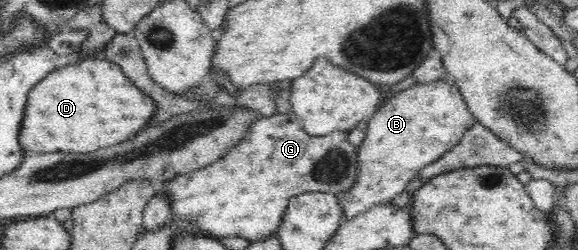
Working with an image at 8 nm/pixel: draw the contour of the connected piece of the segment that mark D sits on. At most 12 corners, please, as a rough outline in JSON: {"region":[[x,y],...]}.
{"region":[[115,62],[29,90],[27,154],[95,152],[141,132],[153,99]]}

